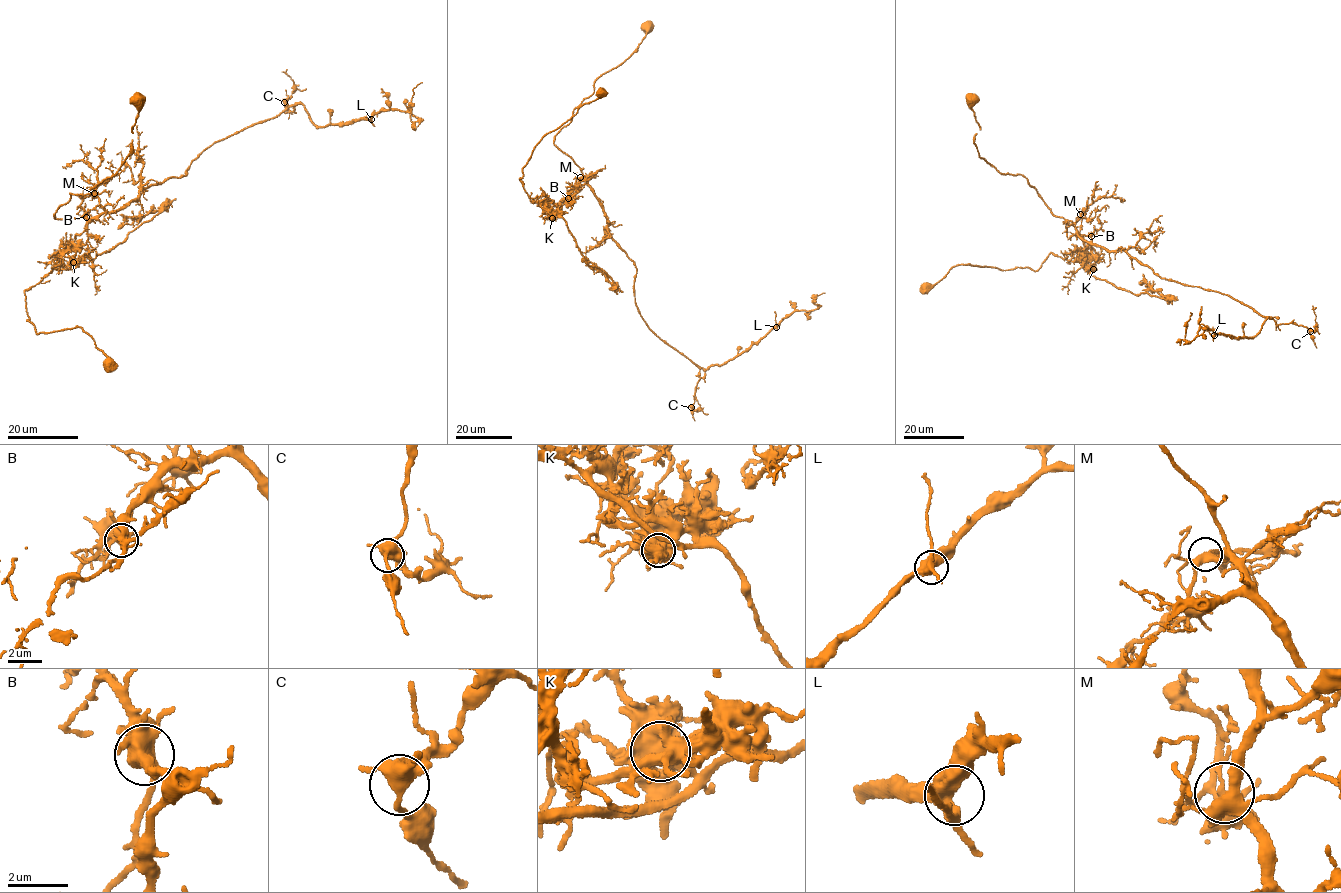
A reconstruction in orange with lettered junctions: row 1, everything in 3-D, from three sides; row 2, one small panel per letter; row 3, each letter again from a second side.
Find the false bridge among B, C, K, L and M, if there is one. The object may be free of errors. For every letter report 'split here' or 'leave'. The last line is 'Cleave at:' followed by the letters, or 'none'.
B: leave
C: leave
K: split here
L: leave
M: leave
Cleave at: K

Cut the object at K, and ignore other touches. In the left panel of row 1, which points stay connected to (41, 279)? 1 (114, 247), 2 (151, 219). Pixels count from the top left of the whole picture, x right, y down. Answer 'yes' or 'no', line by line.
1: yes
2: yes

